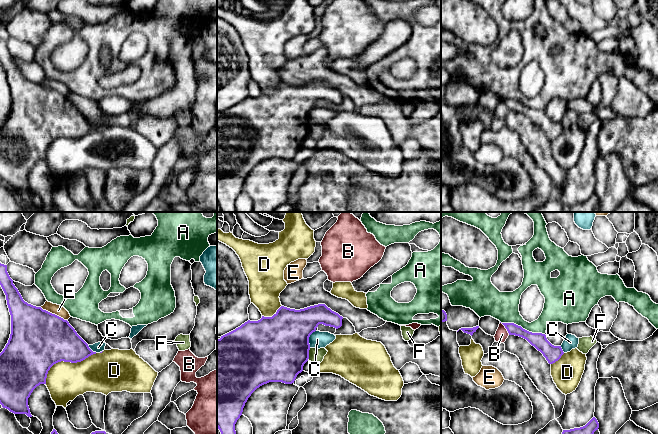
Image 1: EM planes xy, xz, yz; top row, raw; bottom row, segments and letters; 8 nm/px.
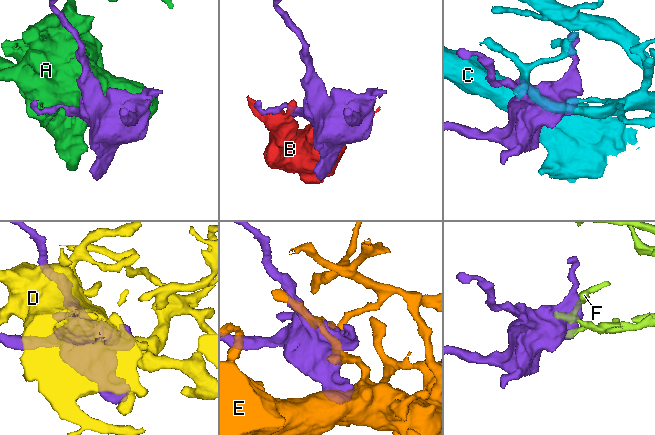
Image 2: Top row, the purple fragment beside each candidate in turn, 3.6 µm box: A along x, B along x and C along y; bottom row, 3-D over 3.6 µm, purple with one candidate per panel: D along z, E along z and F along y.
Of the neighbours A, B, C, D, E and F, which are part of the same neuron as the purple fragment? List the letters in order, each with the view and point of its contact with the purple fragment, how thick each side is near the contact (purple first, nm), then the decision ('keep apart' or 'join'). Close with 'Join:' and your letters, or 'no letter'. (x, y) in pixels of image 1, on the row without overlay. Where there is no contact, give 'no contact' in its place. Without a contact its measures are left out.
A: yz (521, 103) | 120/240 nm | keep apart
B: yz (505, 103) | 100/100 nm | keep apart
C: xz (308, 115) | 500/140 nm | keep apart
D: xy (65, 137) | 440/300 nm | keep apart
E: xy (53, 90) | 460/90 nm | keep apart
F: xz (308, 130) | 500/120 nm | keep apart
Join: no letter

